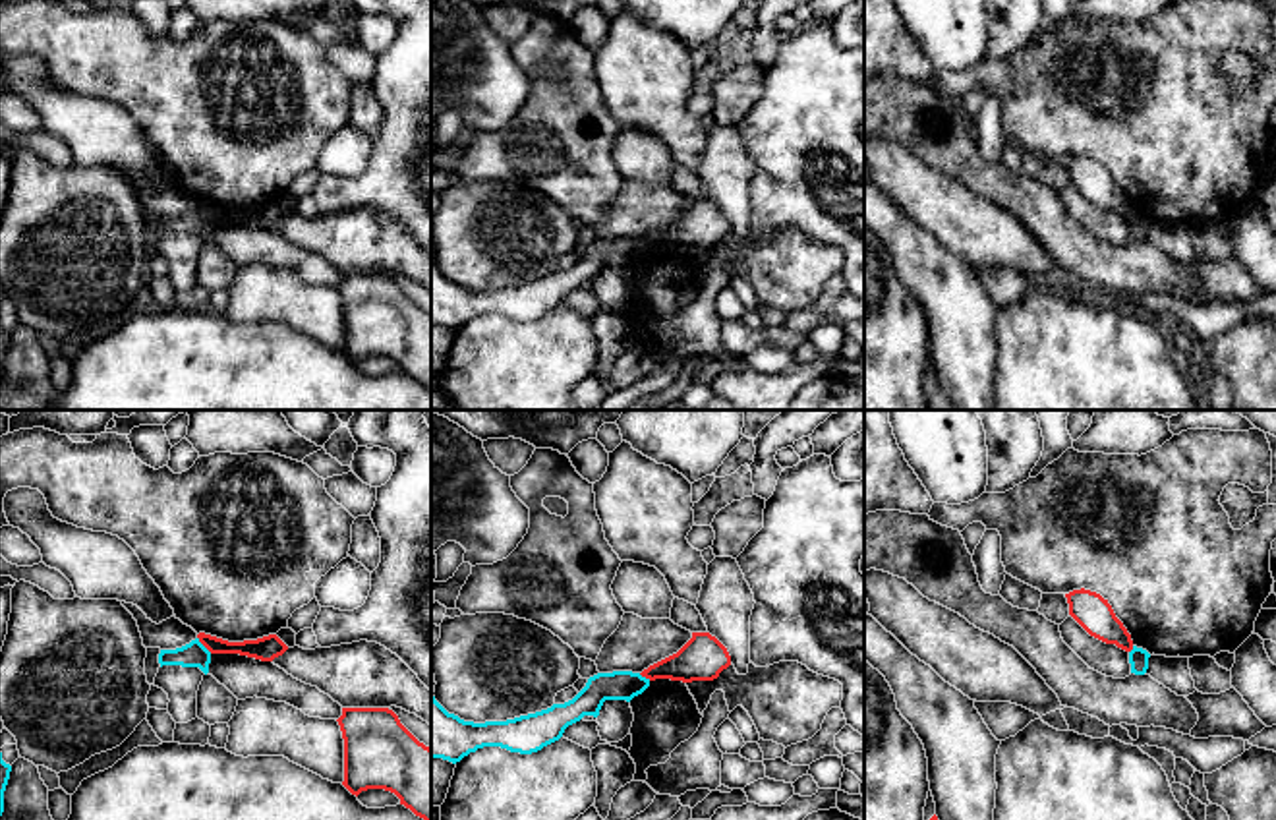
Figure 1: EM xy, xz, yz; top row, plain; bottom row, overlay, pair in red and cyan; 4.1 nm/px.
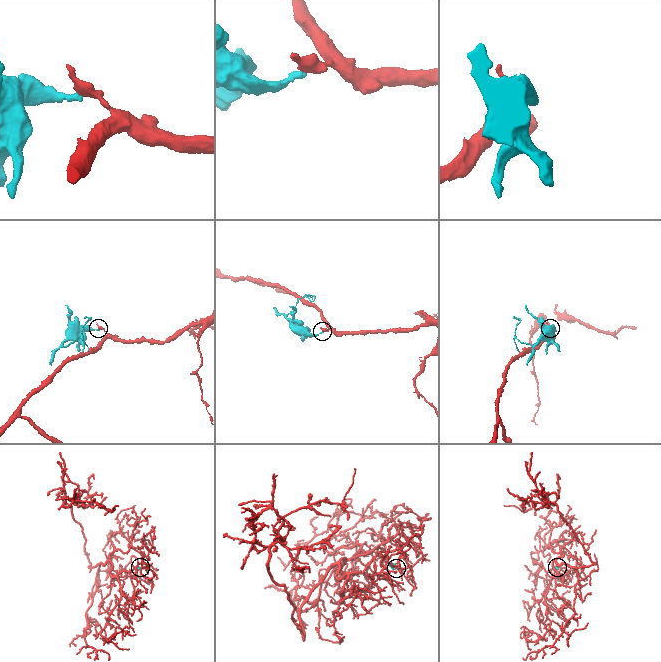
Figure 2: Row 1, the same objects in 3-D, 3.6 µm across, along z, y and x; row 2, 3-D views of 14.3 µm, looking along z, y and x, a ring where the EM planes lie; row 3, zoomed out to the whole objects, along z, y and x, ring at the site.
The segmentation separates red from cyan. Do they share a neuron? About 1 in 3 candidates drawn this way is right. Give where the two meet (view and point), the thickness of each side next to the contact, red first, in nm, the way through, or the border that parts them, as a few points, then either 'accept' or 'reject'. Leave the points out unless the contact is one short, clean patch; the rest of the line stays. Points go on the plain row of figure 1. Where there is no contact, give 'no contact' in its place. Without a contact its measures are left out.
xy (203, 211) | 100/110 nm | along xy (198, 204), (211, 219) | reject

